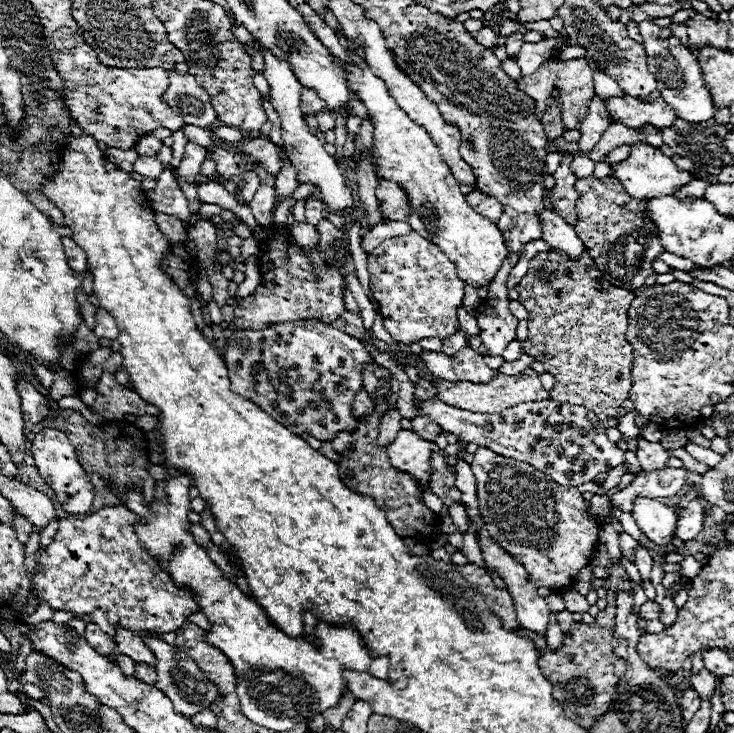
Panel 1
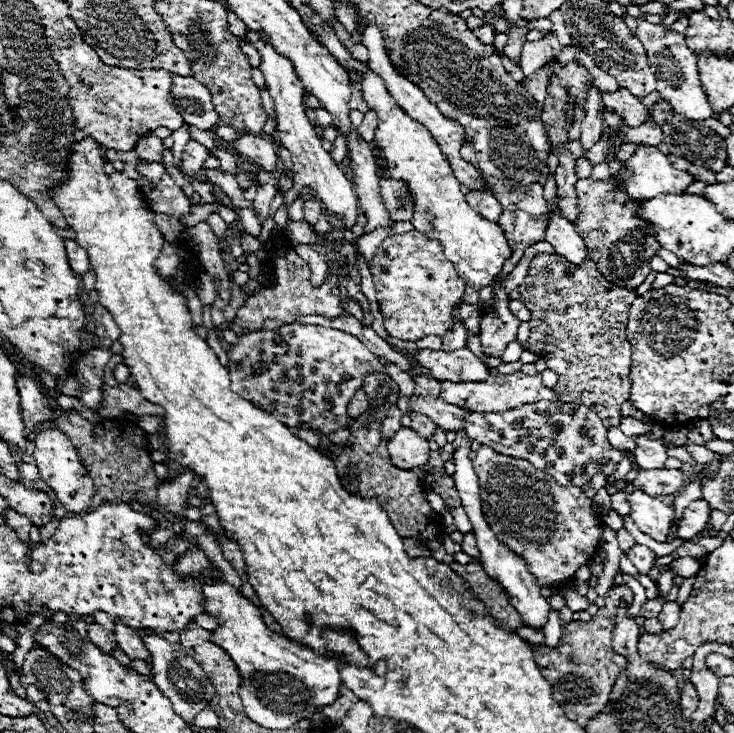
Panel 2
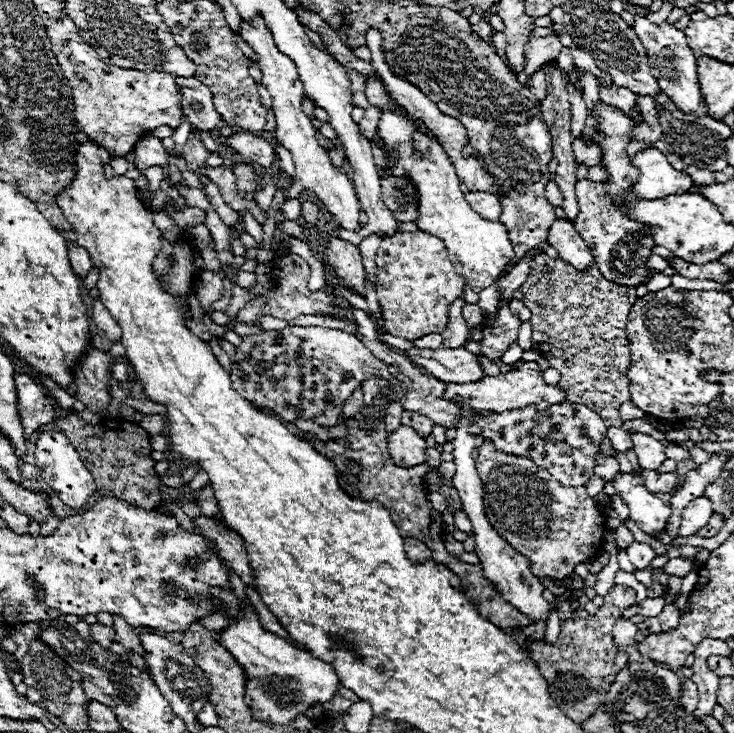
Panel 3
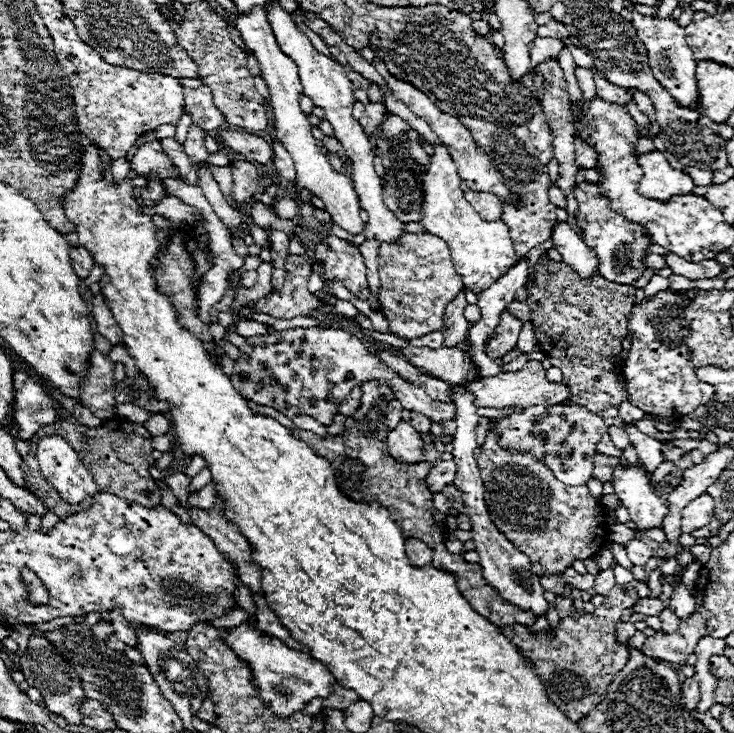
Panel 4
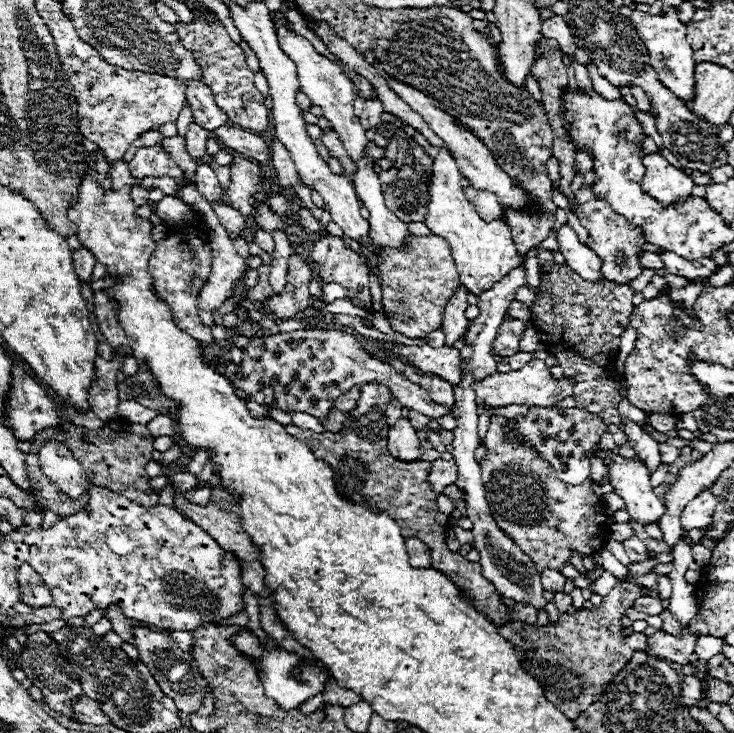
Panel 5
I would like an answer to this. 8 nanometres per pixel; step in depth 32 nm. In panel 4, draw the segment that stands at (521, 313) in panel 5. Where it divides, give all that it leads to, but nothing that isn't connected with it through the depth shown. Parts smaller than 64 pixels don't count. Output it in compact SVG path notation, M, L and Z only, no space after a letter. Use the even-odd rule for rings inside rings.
M514 300L514 302L510 302L508 310L510 310L518 320L522 320L522 322L528 322L528 320L530 320L530 308L528 308L524 302Z

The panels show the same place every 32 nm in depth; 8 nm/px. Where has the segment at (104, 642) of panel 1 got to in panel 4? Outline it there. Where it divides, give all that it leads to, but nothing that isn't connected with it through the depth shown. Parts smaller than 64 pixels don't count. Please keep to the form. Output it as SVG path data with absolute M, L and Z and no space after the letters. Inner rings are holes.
M96 622L96 624L92 624L92 634L94 634L96 638L102 638L102 642L106 642L108 636L114 634L114 630L112 630L112 626L106 624L106 622Z

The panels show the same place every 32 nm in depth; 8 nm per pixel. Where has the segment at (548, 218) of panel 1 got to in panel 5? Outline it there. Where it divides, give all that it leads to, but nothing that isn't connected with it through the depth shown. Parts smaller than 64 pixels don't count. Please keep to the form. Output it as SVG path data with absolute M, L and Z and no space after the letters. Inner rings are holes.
M562 224L556 232L556 240L560 244L560 254L564 256L566 264L578 272L582 278L594 282L598 278L602 278L600 274L600 258L594 254L594 250L590 250L586 244L582 244L576 236L576 232L568 226Z

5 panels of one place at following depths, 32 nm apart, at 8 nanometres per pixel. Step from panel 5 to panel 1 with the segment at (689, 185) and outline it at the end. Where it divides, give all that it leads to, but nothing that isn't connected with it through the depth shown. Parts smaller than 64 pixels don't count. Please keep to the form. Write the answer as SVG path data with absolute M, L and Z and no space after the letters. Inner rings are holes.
M636 142L630 146L630 156L612 166L612 174L622 182L626 192L632 198L658 198L664 194L672 194L676 188L688 184L694 176L688 170L680 170L660 148L654 148L644 142Z

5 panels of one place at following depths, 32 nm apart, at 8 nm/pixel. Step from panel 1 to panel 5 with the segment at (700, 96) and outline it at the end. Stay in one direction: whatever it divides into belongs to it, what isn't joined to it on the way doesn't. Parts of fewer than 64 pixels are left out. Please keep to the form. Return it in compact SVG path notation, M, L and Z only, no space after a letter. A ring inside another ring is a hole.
M672 8L666 16L660 16L660 14L650 16L650 14L634 10L630 20L632 20L634 28L638 30L638 36L642 38L644 46L648 48L650 62L654 66L654 72L658 74L658 80L684 104L690 102L690 98L694 98L694 94L696 94L696 82L694 82L696 62L692 56L692 48L686 42L686 26L678 20L676 8Z

